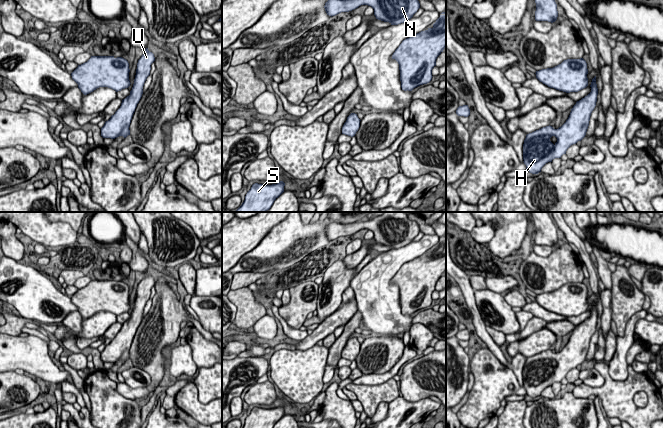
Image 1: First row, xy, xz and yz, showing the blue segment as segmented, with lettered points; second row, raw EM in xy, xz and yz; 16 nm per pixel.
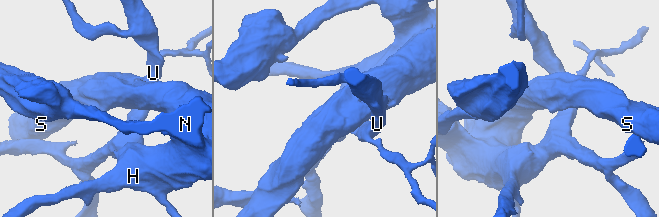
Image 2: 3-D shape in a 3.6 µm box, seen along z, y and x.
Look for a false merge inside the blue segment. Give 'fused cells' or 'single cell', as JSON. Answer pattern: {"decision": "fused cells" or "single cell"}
{"decision": "single cell"}

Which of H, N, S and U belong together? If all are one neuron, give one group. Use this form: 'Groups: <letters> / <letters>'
Groups: H N S U

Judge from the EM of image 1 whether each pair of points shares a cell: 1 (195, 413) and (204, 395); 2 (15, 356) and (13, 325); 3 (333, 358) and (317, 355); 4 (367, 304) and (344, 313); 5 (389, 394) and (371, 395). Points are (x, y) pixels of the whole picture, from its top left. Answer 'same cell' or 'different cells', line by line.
1: different cells
2: different cells
3: different cells
4: different cells
5: same cell

